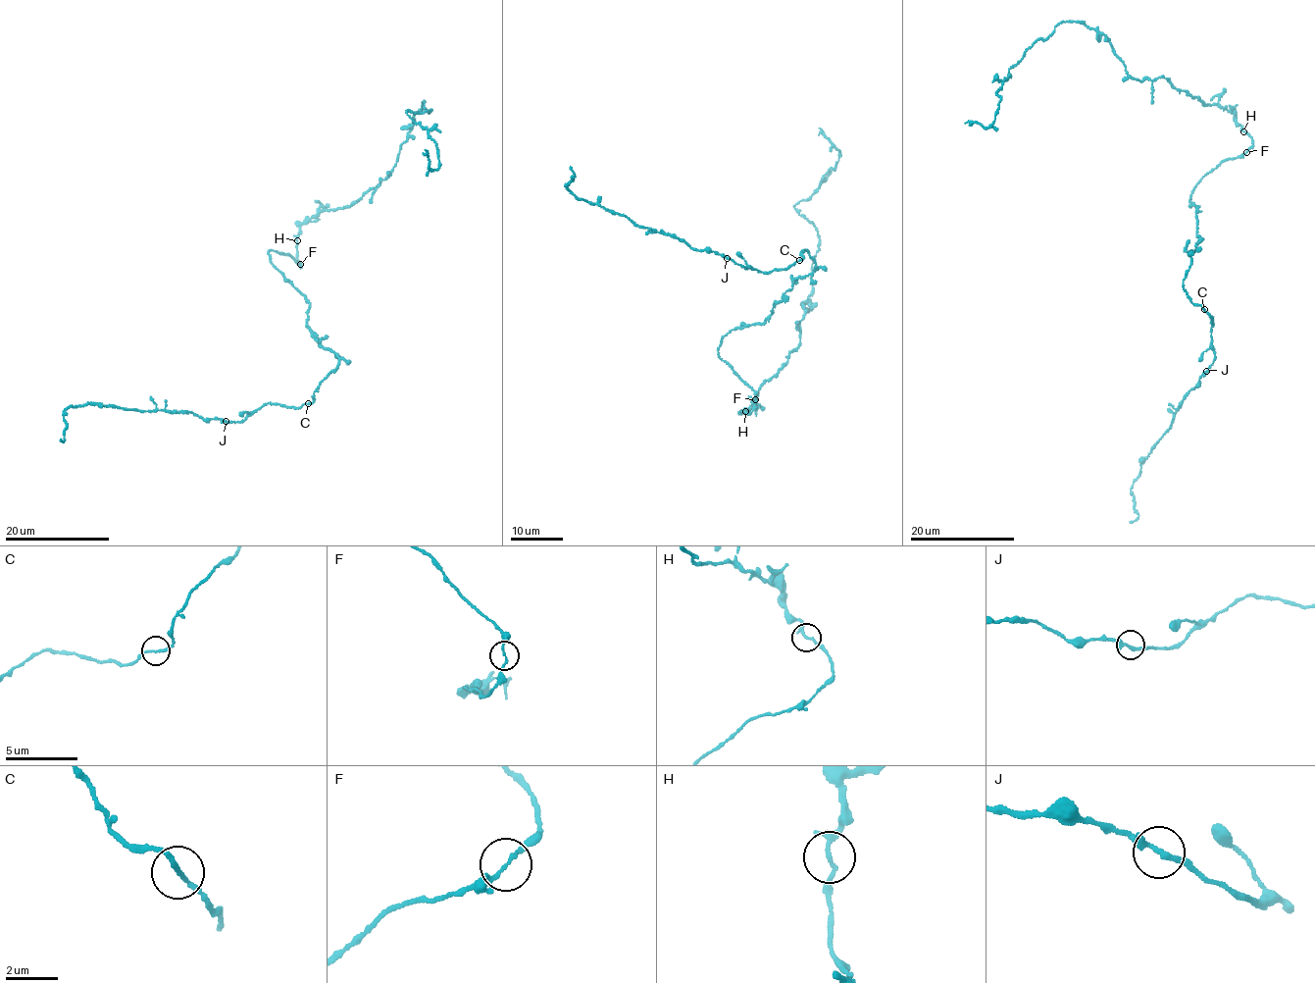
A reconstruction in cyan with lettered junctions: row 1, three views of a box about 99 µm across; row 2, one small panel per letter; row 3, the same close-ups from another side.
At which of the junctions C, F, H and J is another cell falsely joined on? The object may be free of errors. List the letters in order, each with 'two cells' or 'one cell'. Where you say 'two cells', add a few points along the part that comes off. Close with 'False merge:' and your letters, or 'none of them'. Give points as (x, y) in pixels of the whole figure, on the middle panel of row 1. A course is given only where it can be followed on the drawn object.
C: one cell
F: one cell
H: one cell
J: one cell
False merge: none of them

